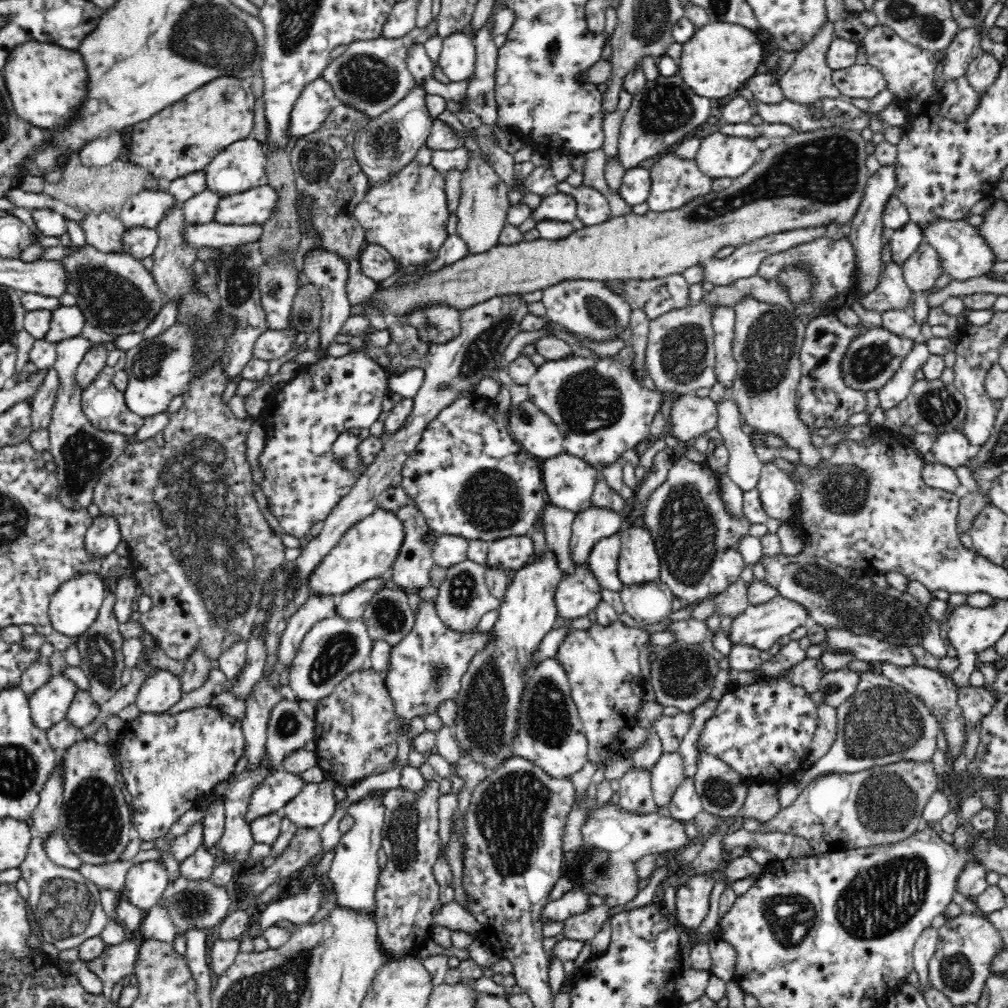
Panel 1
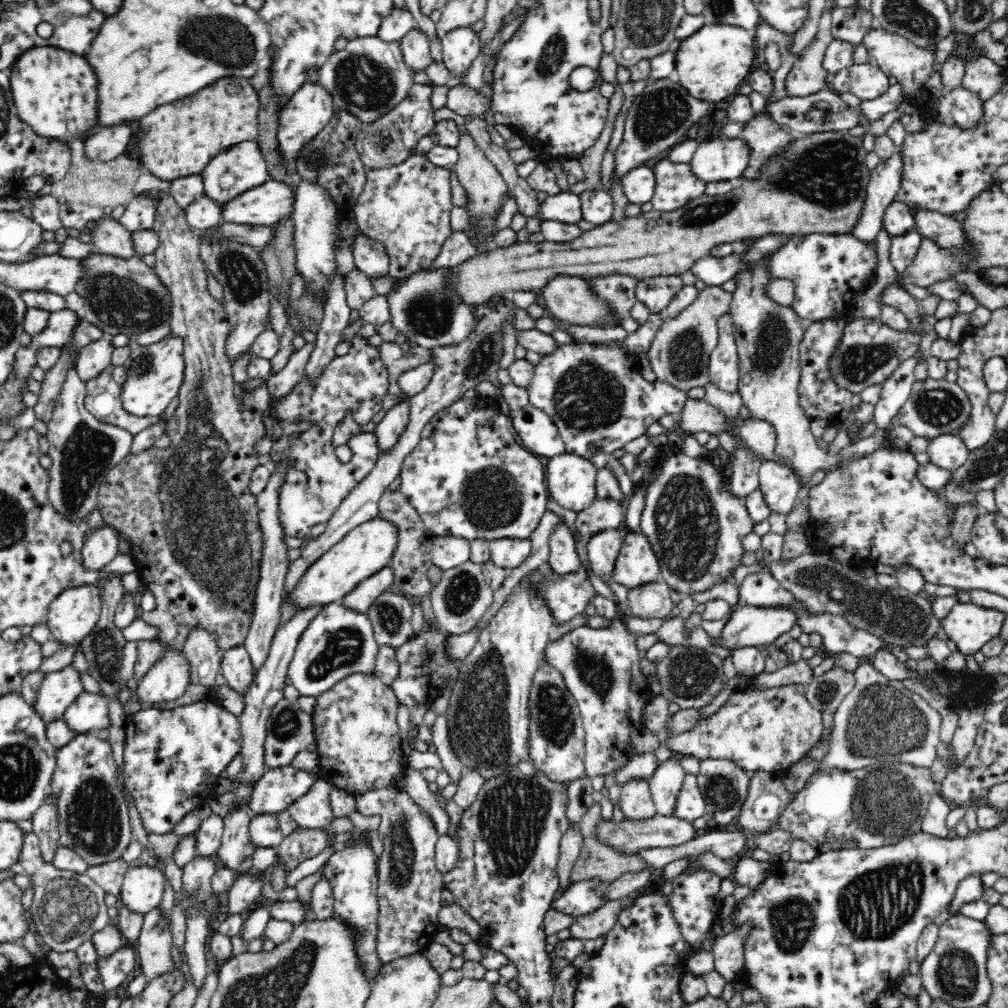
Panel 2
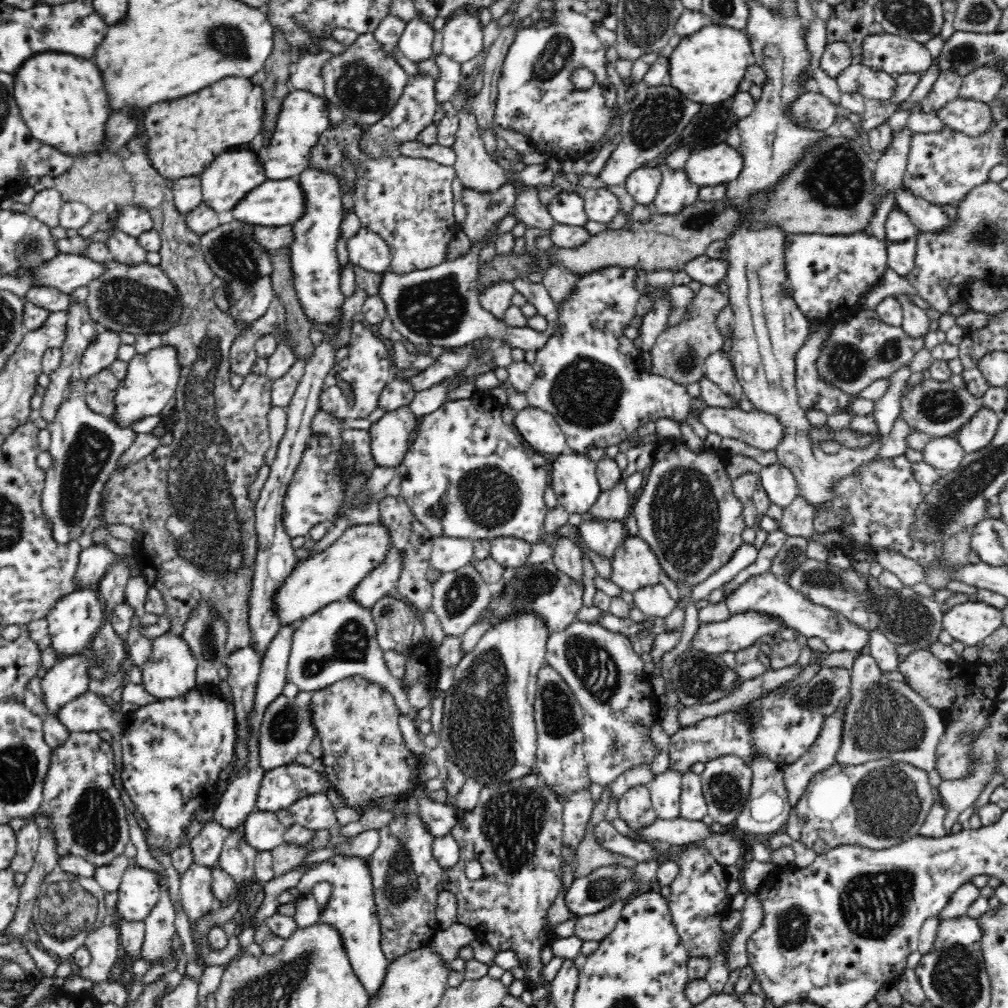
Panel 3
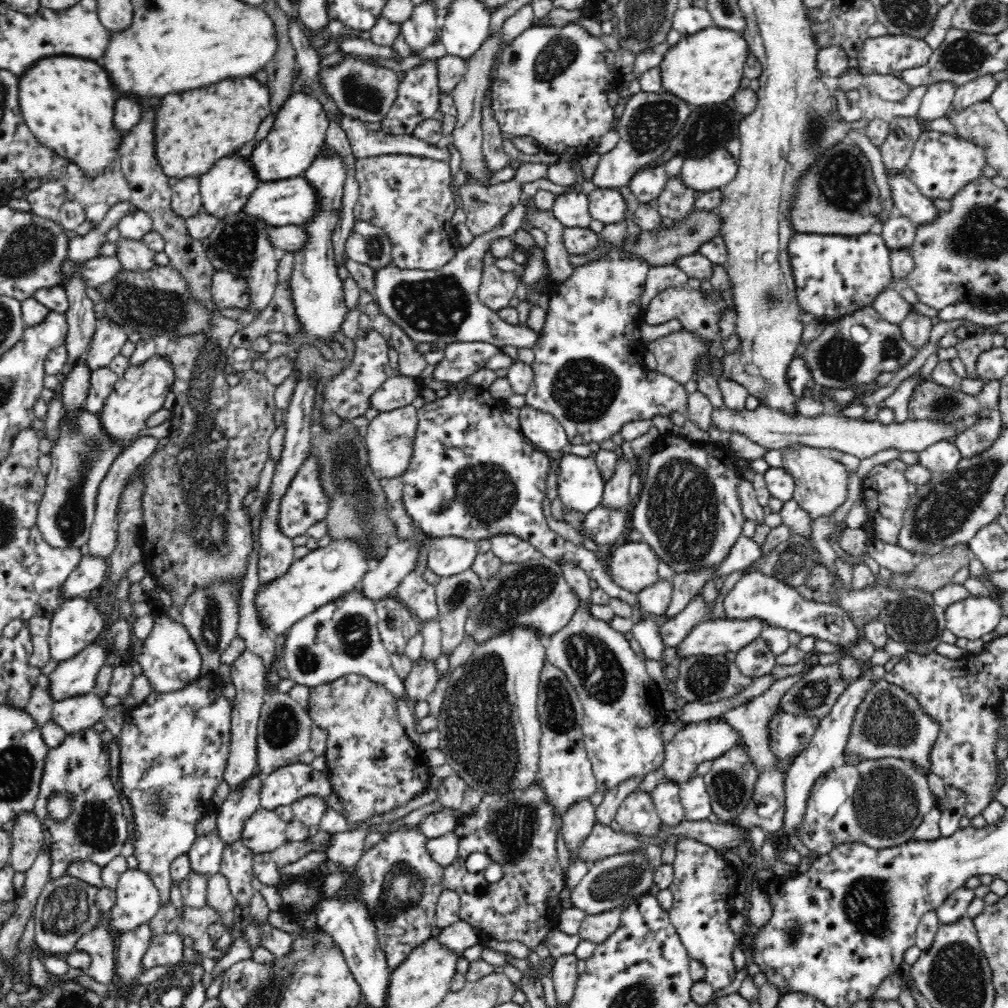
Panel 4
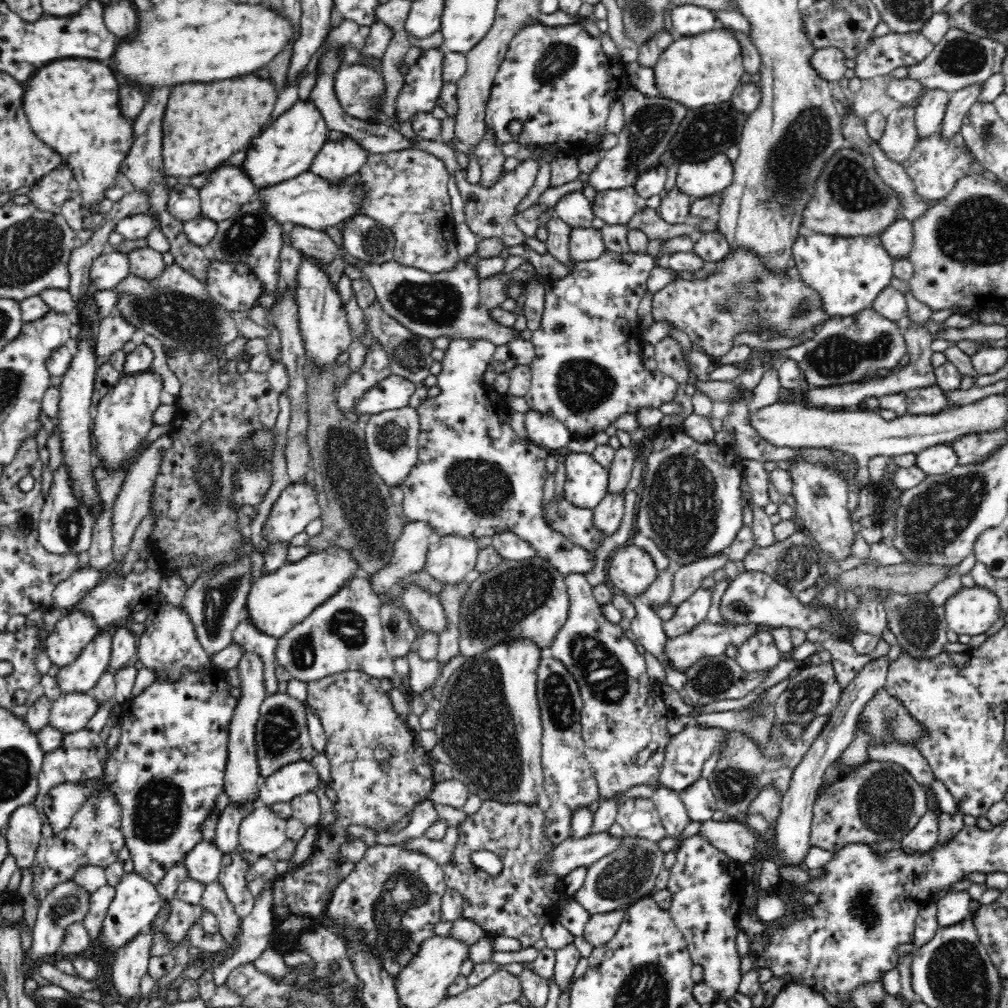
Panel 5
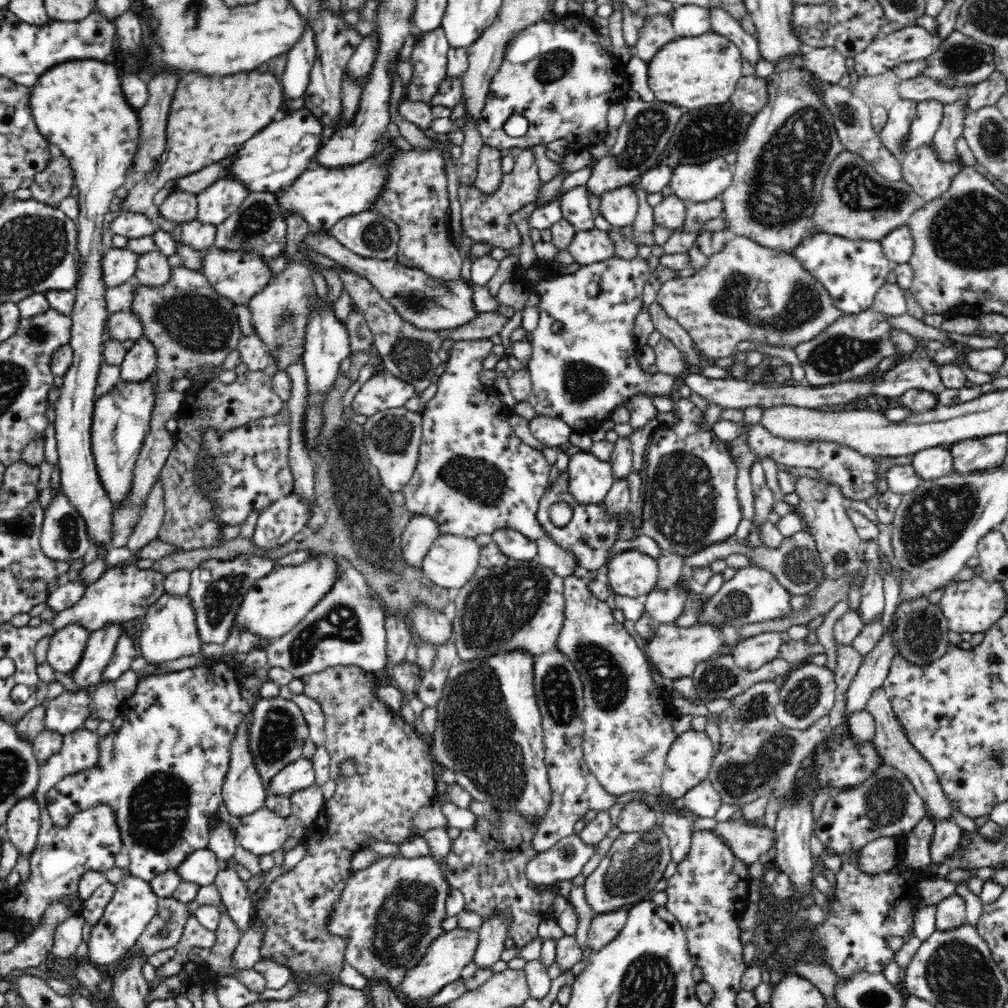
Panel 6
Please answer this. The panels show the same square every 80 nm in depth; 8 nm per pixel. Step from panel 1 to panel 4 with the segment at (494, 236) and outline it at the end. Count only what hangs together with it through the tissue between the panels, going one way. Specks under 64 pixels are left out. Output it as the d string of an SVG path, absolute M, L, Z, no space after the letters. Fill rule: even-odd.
M499 35L487 38L480 50L468 59L467 72L463 79L454 87L452 92L453 99L456 105L456 124L453 130L450 142L460 153L459 167L466 177L466 183L477 184L482 183L482 186L490 186L490 179L500 171L495 169L491 172L492 167L487 164L482 150L482 128L480 127L480 108L482 108L482 98L488 90L490 77L492 72L492 64L495 62L495 57L499 52L500 39ZM486 184L486 185L484 185Z

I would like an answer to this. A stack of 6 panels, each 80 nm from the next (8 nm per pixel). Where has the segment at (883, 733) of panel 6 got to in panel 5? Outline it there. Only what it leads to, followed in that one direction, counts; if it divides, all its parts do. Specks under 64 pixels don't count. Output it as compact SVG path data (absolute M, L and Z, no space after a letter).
M890 741L885 745L878 745L877 747L869 748L868 757L871 760L887 760L888 762L895 762L903 766L914 780L917 780L928 788L929 798L932 800L933 808L938 810L936 797L930 788L930 782L934 780L935 776L928 761L922 756L918 749L914 749L912 745L904 745L898 741Z

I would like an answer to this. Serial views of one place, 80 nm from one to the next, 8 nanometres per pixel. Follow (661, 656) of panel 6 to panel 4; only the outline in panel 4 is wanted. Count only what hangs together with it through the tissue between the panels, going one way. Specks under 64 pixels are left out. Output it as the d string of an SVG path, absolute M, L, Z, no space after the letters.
M759 618L712 619L694 625L687 637L677 646L679 658L684 656L716 656L735 652L761 636L767 622Z

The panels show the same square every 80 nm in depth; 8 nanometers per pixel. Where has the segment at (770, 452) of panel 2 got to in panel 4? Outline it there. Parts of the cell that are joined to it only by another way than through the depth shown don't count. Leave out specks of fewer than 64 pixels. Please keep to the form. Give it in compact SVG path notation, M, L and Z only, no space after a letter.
M726 406L716 407L711 413L711 425L717 427L723 437L740 434L748 440L768 449L784 449L791 445L807 445L818 449L836 449L842 453L857 456L864 460L888 448L897 448L900 453L904 451L922 453L928 446L940 440L953 440L960 431L972 425L980 416L970 416L968 419L954 422L952 426L945 426L933 420L910 420L900 424L885 426L880 422L863 422L854 418L841 418L841 416L818 416L818 418L804 418L802 414L789 416L784 412L759 406L755 410L732 411Z

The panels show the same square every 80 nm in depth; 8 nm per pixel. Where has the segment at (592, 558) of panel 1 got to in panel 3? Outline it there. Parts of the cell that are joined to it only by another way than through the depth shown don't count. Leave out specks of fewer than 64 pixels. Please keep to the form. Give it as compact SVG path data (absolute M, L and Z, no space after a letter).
M577 521L582 539L596 555L612 560L628 537L624 521Z

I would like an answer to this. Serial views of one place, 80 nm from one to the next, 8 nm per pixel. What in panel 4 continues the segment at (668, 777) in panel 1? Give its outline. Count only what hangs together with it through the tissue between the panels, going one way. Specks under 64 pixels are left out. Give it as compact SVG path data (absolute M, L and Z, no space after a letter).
M664 776L650 794L661 822L672 826L685 819L684 807L679 796L679 785L675 780Z

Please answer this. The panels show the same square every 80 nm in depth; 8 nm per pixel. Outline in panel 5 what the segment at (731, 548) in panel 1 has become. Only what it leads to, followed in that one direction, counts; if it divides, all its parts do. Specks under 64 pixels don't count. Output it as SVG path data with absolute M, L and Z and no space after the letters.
M677 430L661 431L653 440L653 447L651 452L646 454L646 474L644 474L644 490L642 490L641 500L639 502L638 512L634 518L635 532L641 533L646 538L654 541L654 544L668 557L671 564L675 566L686 566L688 563L696 562L698 559L704 557L714 557L718 554L722 554L726 551L734 540L738 536L738 532L743 527L743 510L746 504L743 498L742 480L744 480L744 466L741 464L742 460L740 456L736 455L732 446L724 444L716 444L714 442L700 444L700 442L694 442L690 436L687 436L684 432Z

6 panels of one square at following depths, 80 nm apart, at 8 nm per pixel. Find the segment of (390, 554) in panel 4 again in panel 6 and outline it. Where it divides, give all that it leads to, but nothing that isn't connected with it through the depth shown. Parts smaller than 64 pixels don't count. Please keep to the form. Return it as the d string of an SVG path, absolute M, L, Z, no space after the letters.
M412 516L401 537L401 557L408 567L421 568L434 540L441 535L438 523L430 516Z

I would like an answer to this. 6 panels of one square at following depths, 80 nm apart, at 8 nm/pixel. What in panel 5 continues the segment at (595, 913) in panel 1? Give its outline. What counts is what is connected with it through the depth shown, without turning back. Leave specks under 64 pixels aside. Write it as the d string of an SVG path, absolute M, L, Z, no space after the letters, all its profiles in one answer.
M614 910L590 916L584 928L584 938L595 948L606 945L620 929L624 914L624 911Z

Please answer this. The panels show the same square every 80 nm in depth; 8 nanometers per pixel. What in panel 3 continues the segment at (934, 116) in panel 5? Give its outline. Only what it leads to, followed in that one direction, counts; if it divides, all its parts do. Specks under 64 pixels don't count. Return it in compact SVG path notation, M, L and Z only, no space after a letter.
M942 71L933 84L928 96L921 101L921 110L924 112L936 112L936 108L944 106L946 102L954 100L959 95L963 77L956 71Z

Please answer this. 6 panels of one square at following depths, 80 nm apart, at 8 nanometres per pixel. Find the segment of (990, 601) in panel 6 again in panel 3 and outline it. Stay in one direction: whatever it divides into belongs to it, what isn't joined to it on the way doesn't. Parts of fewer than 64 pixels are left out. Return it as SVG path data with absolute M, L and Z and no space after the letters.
M979 601L954 606L942 620L943 630L965 647L978 646L1002 625L1002 611Z

